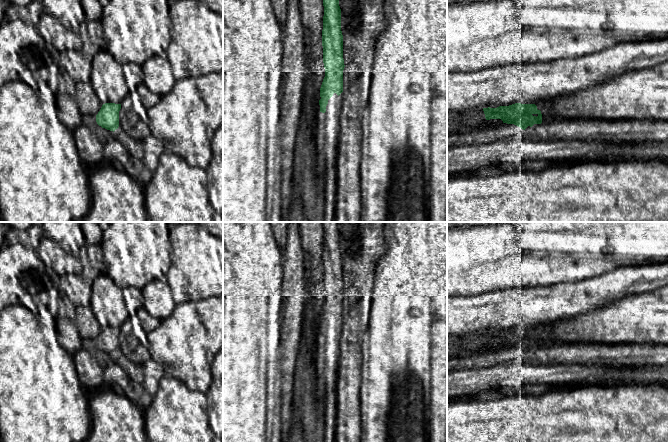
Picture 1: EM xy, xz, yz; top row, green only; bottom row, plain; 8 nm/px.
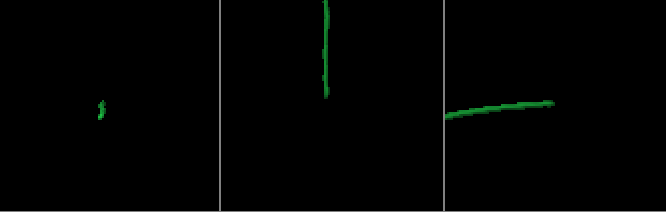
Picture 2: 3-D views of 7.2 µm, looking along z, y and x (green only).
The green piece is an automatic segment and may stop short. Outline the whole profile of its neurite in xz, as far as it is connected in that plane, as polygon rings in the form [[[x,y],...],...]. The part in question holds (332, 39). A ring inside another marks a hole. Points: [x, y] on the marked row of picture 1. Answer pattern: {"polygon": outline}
{"polygon": [[[323,0],[322,30],[325,77],[317,106],[315,142],[318,156],[316,172],[327,183],[327,171],[337,161],[339,143],[339,114],[343,93],[343,35],[339,0]]]}

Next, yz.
{"polygon": [[[515,103],[509,106],[499,106],[497,108],[483,108],[486,120],[501,119],[503,123],[514,124],[525,130],[528,126],[541,124],[542,122],[554,122],[548,113],[548,104],[521,104]]]}

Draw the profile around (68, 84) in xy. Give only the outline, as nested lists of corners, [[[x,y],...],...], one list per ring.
[[[61,71],[62,91],[70,96],[75,95],[77,82],[66,72]]]

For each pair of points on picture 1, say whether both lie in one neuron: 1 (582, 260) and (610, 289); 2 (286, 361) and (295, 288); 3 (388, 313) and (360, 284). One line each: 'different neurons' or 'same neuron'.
1: different neurons
2: same neuron
3: different neurons

